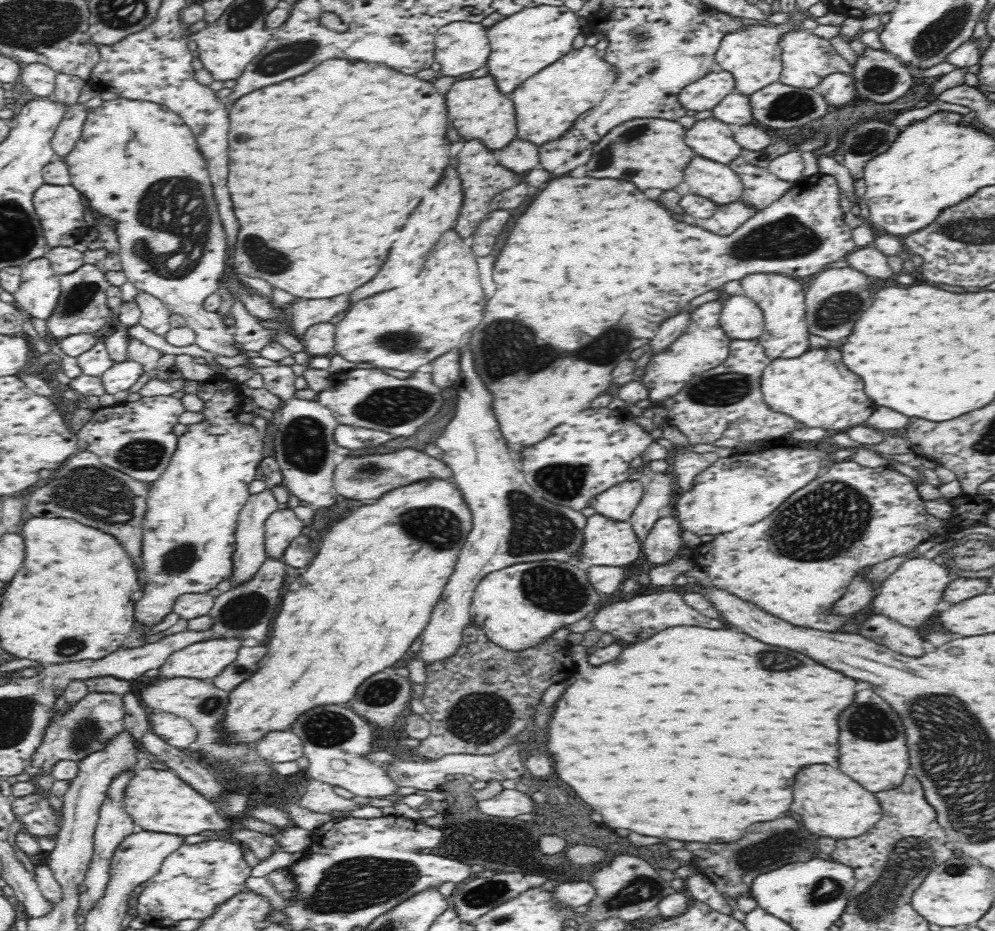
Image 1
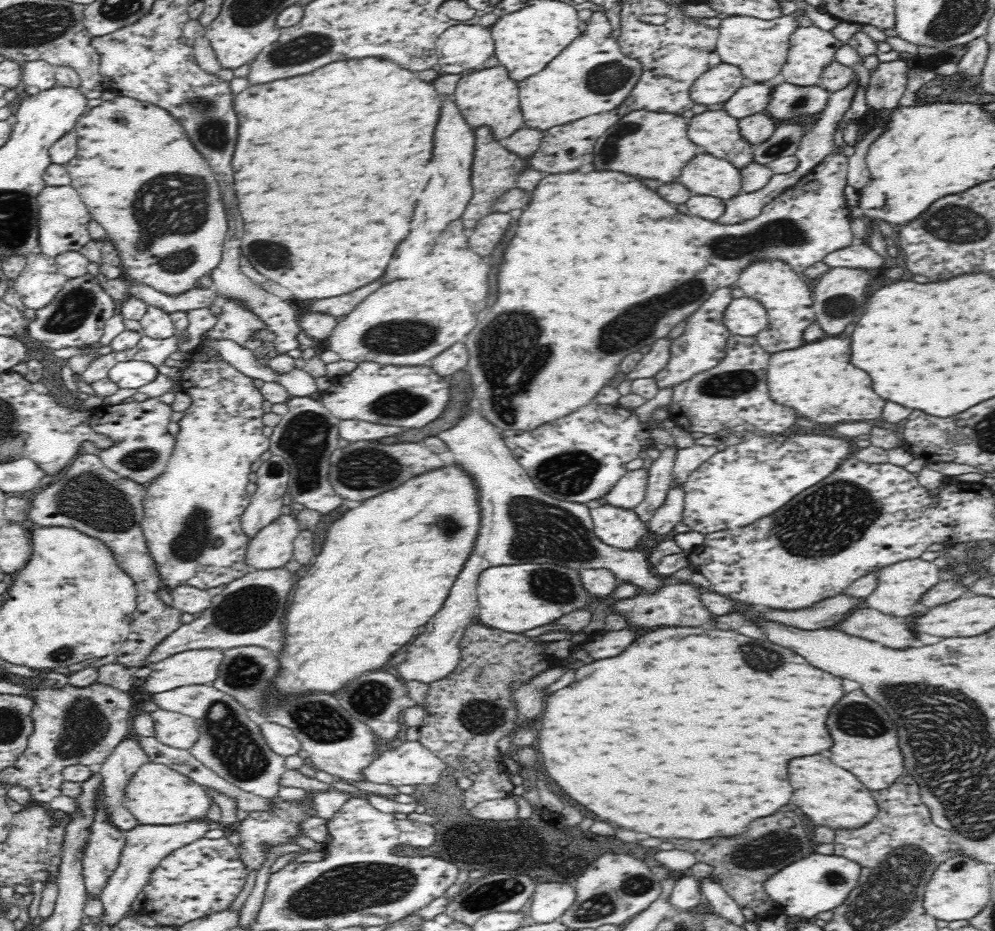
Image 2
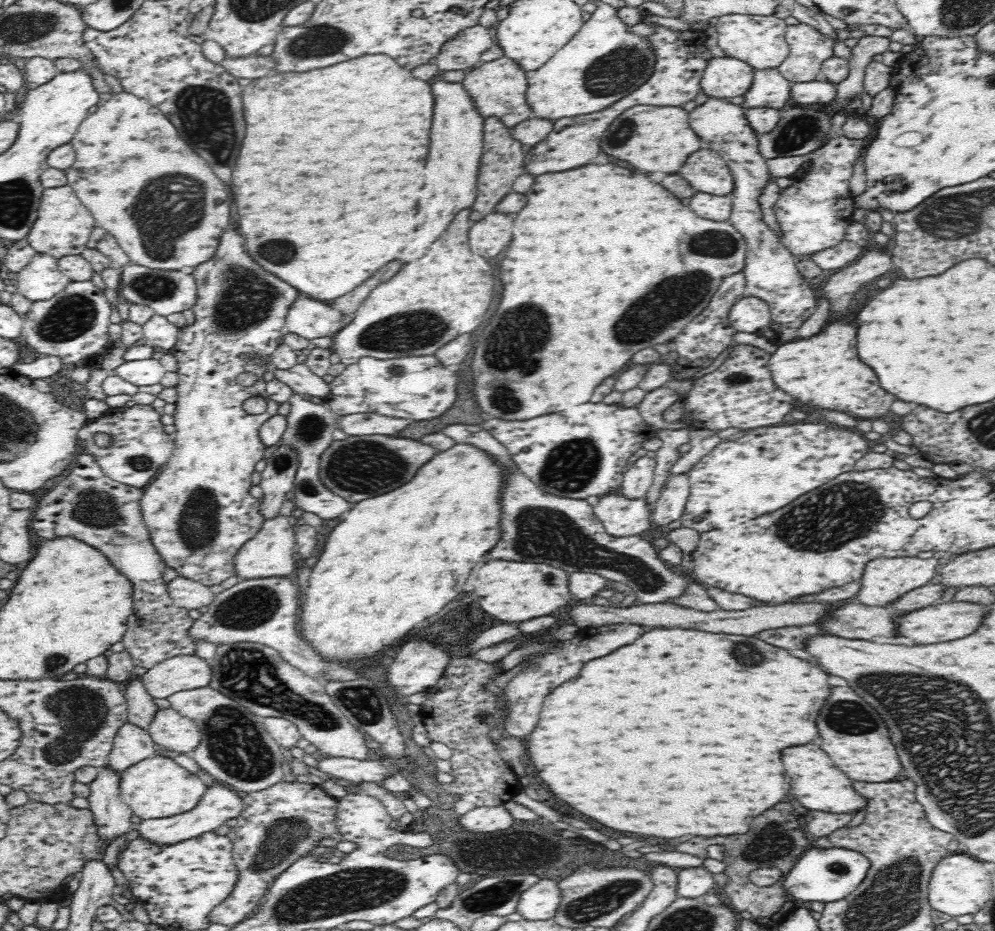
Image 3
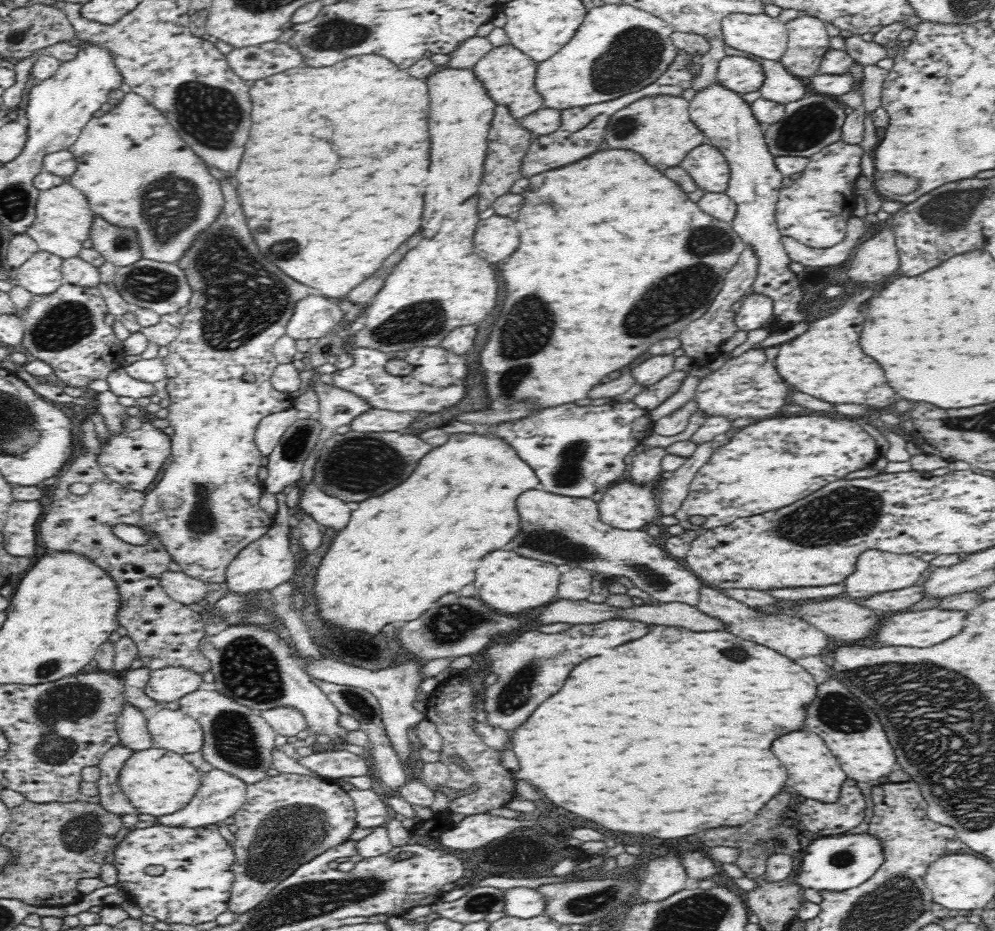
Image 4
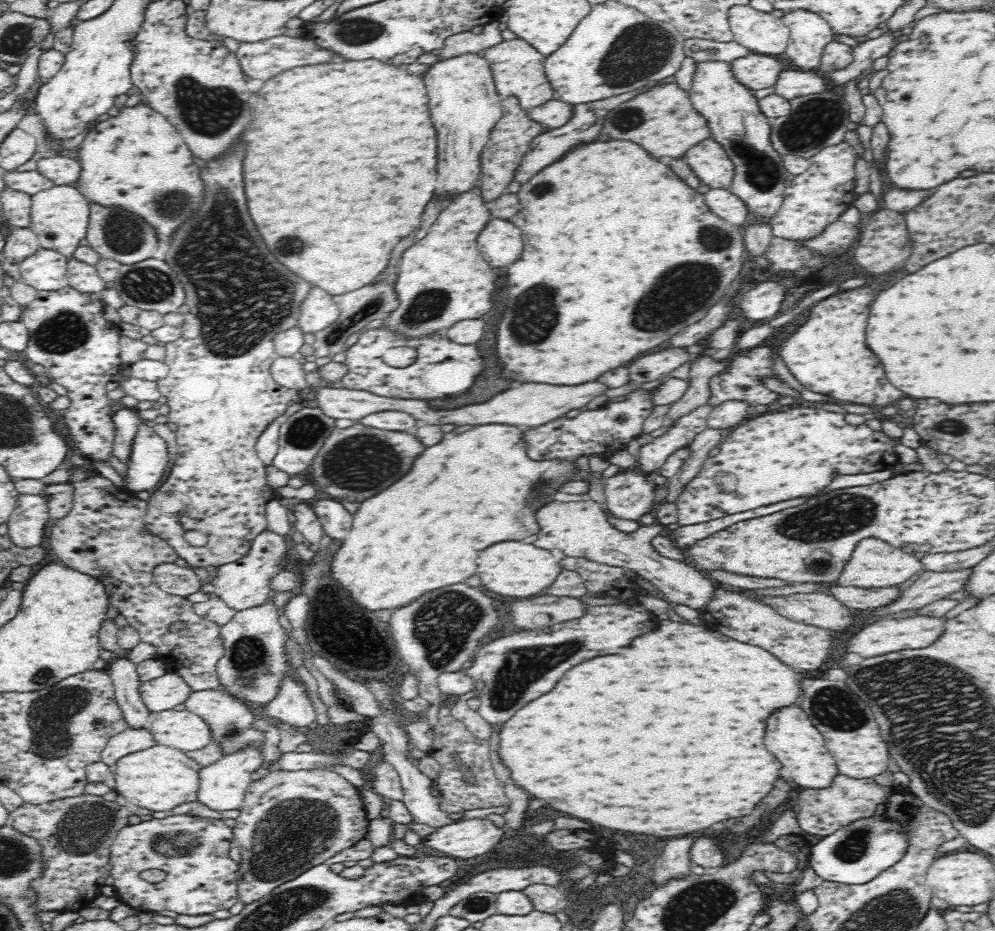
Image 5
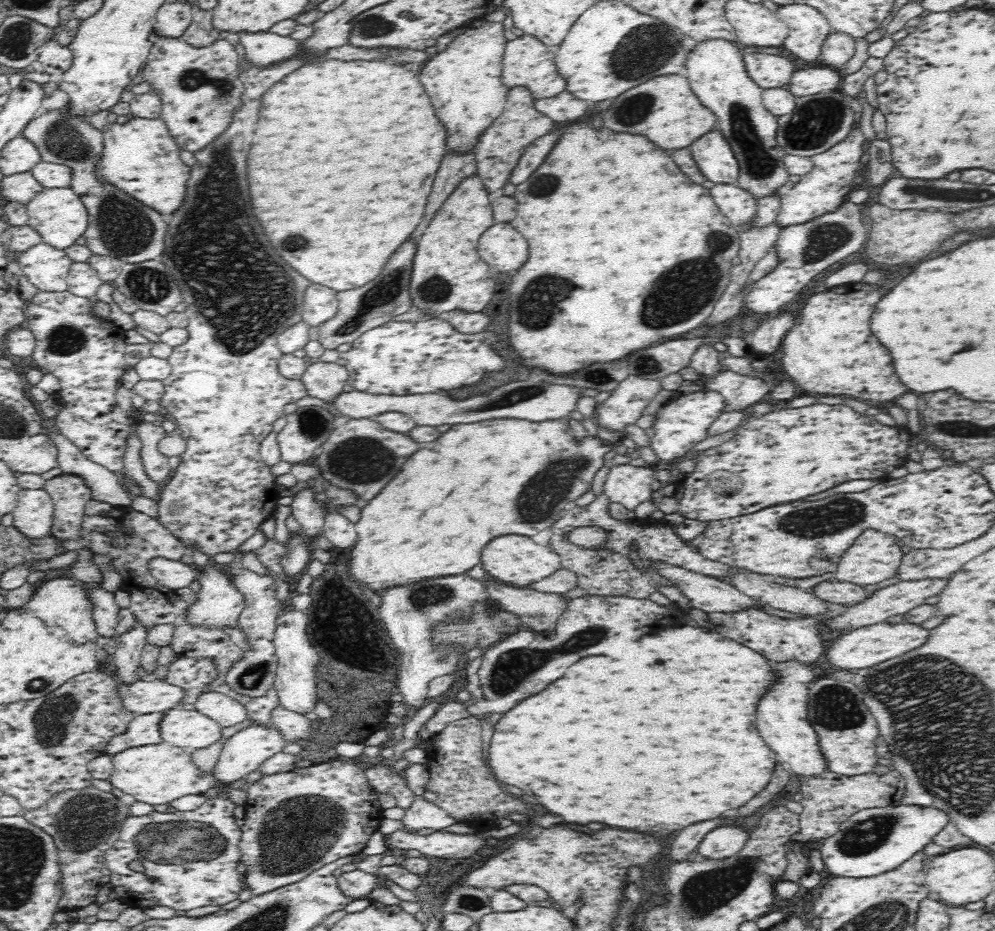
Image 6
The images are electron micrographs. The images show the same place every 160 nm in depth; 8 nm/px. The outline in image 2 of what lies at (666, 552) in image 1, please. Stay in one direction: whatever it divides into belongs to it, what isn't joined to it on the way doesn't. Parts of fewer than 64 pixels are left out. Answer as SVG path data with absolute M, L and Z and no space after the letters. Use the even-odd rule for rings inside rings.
M674 484L674 486L668 490L666 496L667 498L663 501L664 504L654 512L654 516L648 521L648 529L654 532L654 534L666 534L670 536L674 533L674 526L683 519L686 498L683 485Z

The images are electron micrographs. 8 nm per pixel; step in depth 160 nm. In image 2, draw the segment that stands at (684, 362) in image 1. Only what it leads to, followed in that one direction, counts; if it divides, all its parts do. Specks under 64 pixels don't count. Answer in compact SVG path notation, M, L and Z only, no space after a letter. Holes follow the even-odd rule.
M735 285L718 288L687 318L682 334L671 341L668 366L655 377L658 387L676 387L696 374L715 368L723 359L731 335L723 323L723 316L728 305L734 300L731 293L734 287Z

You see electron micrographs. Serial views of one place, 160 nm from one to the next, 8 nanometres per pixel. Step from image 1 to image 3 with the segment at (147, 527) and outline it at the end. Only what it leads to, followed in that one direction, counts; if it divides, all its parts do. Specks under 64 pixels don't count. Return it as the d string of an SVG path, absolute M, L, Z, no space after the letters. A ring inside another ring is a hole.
M234 222L226 228L226 232L222 234L220 238L220 244L216 248L218 252L214 254L214 258L194 266L190 270L196 284L197 296L196 304L192 306L192 310L195 315L195 320L191 324L185 324L179 328L178 338L176 344L170 349L170 352L176 357L178 370L176 374L178 375L178 385L175 387L178 393L178 400L176 400L176 411L173 415L174 425L176 426L176 431L172 435L172 440L174 442L175 448L173 450L172 456L169 458L166 464L163 464L156 476L153 478L150 484L147 484L143 489L143 497L141 498L141 514L144 518L145 525L148 527L149 535L155 549L158 554L163 558L166 566L174 568L178 571L180 576L184 578L192 579L195 581L200 581L206 586L214 586L214 584L220 584L224 580L228 580L230 576L236 575L234 570L234 558L238 551L248 542L251 538L256 536L257 532L260 532L262 525L264 524L264 515L261 511L261 502L250 495L250 487L252 486L252 474L254 474L254 466L258 464L260 460L264 458L264 449L266 448L262 444L259 438L260 426L263 422L266 422L268 418L278 415L278 410L280 404L276 400L272 399L270 395L267 394L267 382L262 379L264 374L266 374L267 366L266 360L270 358L271 354L276 350L276 347L282 342L283 336L286 334L285 331L285 318L290 308L290 305L302 294L299 290L290 286L287 282L282 282L280 278L276 278L274 274L262 270L262 266L258 266L258 262L254 262L252 256L248 256L246 248L244 248L244 238L242 234L234 228ZM241 372L253 372L260 379L254 386L242 386L236 382L236 376ZM261 396L268 402L268 408L264 414L247 414L244 411L243 404L246 400L252 397Z

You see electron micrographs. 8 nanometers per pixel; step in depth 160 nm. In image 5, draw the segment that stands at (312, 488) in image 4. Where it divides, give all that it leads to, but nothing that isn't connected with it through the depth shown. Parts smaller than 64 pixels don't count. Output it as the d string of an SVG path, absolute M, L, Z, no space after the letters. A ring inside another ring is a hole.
M319 497L309 503L320 519L325 534L336 540L344 540L346 532L352 526L352 516L348 514L348 510L342 504Z

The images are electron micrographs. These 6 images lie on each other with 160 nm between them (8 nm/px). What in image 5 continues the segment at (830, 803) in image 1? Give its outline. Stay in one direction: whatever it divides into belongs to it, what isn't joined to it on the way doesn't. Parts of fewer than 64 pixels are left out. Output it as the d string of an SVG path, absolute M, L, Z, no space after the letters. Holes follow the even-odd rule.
M798 704L778 710L768 720L764 744L784 764L784 768L790 772L791 780L802 788L826 788L826 786L830 786L832 778L839 774L836 759L824 745L822 733L810 724L806 712Z

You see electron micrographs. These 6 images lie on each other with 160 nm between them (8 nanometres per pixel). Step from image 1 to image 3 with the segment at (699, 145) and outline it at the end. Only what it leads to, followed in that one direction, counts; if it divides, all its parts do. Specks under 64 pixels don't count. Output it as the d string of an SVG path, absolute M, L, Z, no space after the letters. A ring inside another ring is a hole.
M708 97L706 102L698 104L692 111L689 112L688 122L692 126L692 130L702 139L704 146L710 150L715 150L726 161L734 179L734 188L730 192L732 196L732 212L729 221L736 228L744 240L746 241L746 258L743 268L744 282L746 283L746 297L758 297L764 302L767 302L771 312L771 324L768 326L768 339L773 344L784 344L796 338L796 330L802 326L804 320L808 320L808 316L814 314L818 300L816 294L810 288L809 280L800 275L796 267L797 258L779 241L779 237L764 223L762 220L762 207L758 202L759 196L763 190L771 183L771 172L767 166L767 158L761 154L759 149L759 134L749 125L745 115L745 107L731 103L726 98Z

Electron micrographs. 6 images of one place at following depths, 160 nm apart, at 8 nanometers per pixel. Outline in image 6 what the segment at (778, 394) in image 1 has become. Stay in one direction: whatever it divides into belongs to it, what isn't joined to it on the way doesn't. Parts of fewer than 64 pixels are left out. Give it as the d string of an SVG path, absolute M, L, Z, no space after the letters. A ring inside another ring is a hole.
M864 282L836 286L810 296L798 324L781 342L784 372L800 388L814 394L848 394L872 402L888 402L906 394L906 386L894 374L890 352L870 332L870 318L880 298L880 292Z

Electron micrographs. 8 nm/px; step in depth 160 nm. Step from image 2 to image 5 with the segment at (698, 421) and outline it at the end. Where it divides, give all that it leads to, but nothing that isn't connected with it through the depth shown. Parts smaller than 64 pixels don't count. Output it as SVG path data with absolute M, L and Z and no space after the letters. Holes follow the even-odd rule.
M769 345L754 346L746 354L734 357L734 361L726 372L714 376L710 380L710 389L712 389L712 396L709 401L710 405L716 407L727 401L746 401L750 405L750 410L752 410L758 405L767 406L778 400L780 396L776 392L765 388L764 384L760 382L763 377L774 375L772 366L775 351L774 347Z

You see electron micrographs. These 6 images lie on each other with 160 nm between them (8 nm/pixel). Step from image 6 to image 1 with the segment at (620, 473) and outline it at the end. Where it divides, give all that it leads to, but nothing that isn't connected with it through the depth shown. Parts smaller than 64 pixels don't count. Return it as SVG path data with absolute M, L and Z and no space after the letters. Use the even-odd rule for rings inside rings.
M598 512L587 518L581 566L622 567L640 558L638 535L629 520L612 520Z

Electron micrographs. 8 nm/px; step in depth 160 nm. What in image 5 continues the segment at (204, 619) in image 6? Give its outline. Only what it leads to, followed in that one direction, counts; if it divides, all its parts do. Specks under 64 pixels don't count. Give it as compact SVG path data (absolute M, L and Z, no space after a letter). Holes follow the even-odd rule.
M262 530L253 540L252 546L245 557L236 562L230 562L222 566L210 569L209 576L200 590L208 596L217 596L222 599L227 606L236 611L264 604L268 600L268 592L270 592L270 578L276 576L280 572L280 560L282 554L287 552L288 545L282 535L278 535L271 530Z

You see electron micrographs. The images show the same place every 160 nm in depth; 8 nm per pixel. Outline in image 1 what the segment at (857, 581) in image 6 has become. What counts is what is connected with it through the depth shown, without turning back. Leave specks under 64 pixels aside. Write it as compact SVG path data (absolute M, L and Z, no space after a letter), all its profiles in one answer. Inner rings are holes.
M910 556L902 561L902 564L886 580L883 580L876 598L872 600L872 606L874 606L872 610L882 612L902 624L926 626L926 624L912 624L912 622L934 618L936 604L942 600L942 592L950 580L948 570L943 565L938 565L926 557Z

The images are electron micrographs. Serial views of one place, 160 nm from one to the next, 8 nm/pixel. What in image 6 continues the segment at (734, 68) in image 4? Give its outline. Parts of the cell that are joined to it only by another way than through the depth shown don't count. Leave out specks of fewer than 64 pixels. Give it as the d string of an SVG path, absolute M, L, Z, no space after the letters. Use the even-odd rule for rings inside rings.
M762 52L743 53L746 70L760 88L780 88L789 84L797 69L786 57Z

